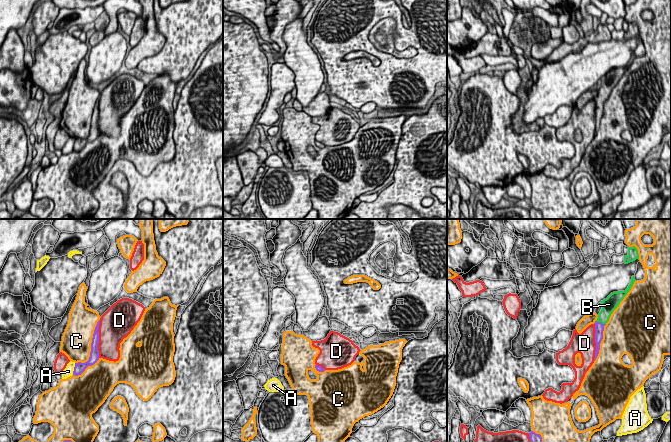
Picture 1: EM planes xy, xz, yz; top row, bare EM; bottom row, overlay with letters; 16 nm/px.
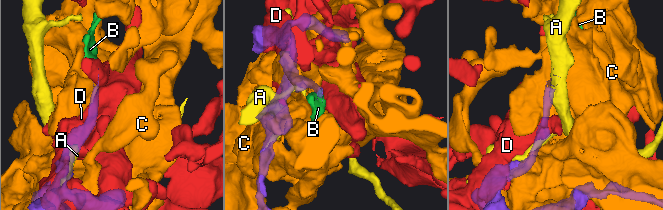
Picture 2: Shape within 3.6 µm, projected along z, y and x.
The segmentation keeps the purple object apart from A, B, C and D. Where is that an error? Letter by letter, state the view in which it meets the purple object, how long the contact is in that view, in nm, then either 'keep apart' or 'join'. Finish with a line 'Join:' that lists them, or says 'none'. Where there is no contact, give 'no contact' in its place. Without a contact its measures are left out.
A: xy | 200 nm | keep apart
B: yz | 180 nm | join
C: xy | 800 nm | keep apart
D: xy | 600 nm | keep apart
Join: B

